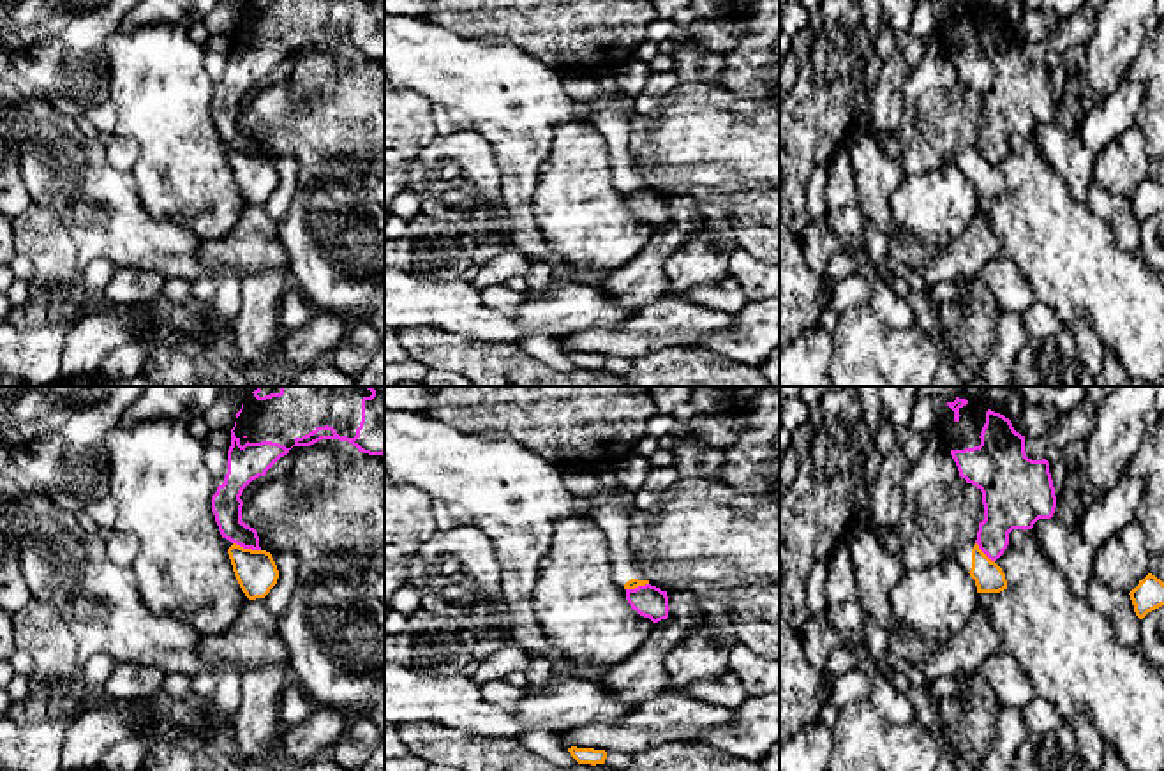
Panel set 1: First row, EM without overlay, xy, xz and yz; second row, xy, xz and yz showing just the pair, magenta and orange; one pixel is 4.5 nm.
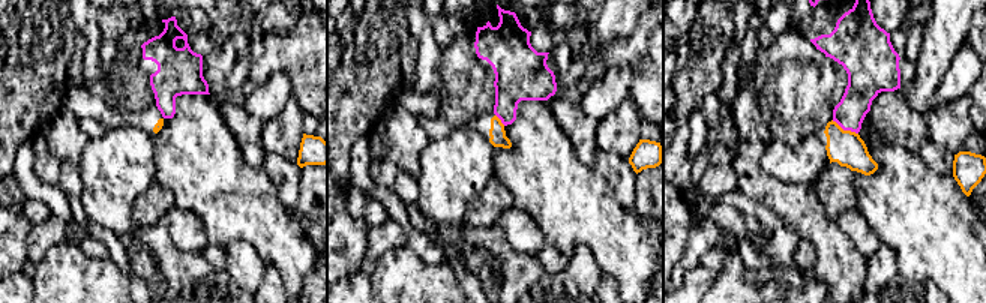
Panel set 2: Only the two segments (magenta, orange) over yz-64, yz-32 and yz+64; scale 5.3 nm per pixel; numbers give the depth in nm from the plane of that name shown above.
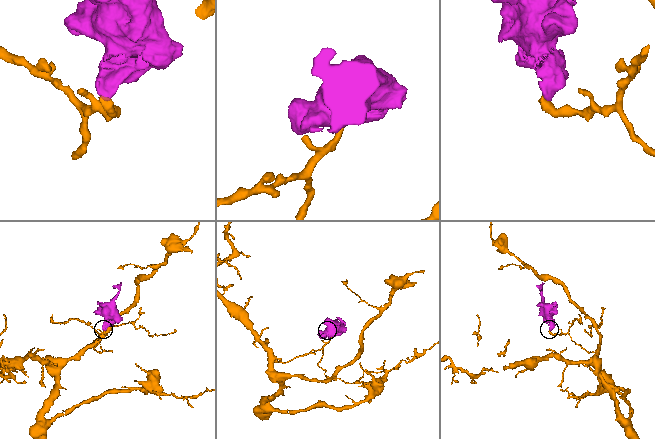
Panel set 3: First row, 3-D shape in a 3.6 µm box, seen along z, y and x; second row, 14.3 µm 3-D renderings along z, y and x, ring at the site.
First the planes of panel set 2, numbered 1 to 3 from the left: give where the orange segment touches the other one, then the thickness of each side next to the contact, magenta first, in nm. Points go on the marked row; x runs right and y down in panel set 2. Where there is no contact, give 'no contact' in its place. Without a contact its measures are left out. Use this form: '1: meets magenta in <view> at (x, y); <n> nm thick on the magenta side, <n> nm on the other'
1: no contact
2: meets magenta in yz-32 at (500, 119); 260 nm thick on the magenta side, 90 nm on the other
3: meets magenta in yz+64 at (845, 129); 170 nm thick on the magenta side, 190 nm on the other

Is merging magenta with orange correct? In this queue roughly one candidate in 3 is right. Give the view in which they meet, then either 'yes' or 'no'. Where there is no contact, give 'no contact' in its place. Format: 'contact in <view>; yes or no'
contact in xy; no

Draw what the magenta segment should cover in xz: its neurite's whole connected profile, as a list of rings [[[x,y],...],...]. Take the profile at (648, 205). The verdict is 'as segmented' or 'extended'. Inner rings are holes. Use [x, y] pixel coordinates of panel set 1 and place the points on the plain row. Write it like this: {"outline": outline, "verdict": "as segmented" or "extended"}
{"outline": [[[645,189],[635,194],[626,194],[626,205],[633,215],[640,221],[649,222],[653,228],[668,222],[668,201],[656,191]]], "verdict": "as segmented"}

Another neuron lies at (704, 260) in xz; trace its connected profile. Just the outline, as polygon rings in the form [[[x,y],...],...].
[[[697,199],[700,228],[667,261],[665,296],[681,296],[693,286],[714,284],[728,273],[730,256],[739,249],[737,219],[711,199]]]

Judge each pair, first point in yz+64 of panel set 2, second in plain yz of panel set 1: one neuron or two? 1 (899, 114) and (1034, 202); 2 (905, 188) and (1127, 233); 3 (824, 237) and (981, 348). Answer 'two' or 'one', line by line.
1: two
2: two
3: one

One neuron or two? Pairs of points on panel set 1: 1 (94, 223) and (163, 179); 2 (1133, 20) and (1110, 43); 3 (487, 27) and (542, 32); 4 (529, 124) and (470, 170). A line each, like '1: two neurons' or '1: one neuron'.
1: two neurons
2: one neuron
3: one neuron
4: two neurons

